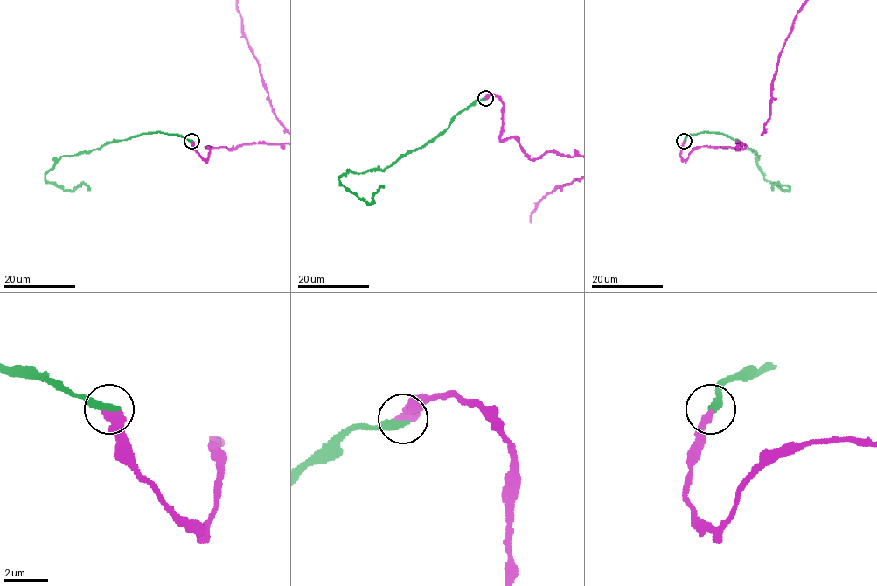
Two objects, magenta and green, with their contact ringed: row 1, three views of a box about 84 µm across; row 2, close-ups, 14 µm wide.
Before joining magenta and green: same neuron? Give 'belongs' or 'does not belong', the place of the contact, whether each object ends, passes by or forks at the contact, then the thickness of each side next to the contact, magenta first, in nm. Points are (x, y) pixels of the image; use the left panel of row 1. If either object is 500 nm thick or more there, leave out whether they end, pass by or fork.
belongs; place (191, 141); magenta ends; green ends; calibres 440 and 400 nm

